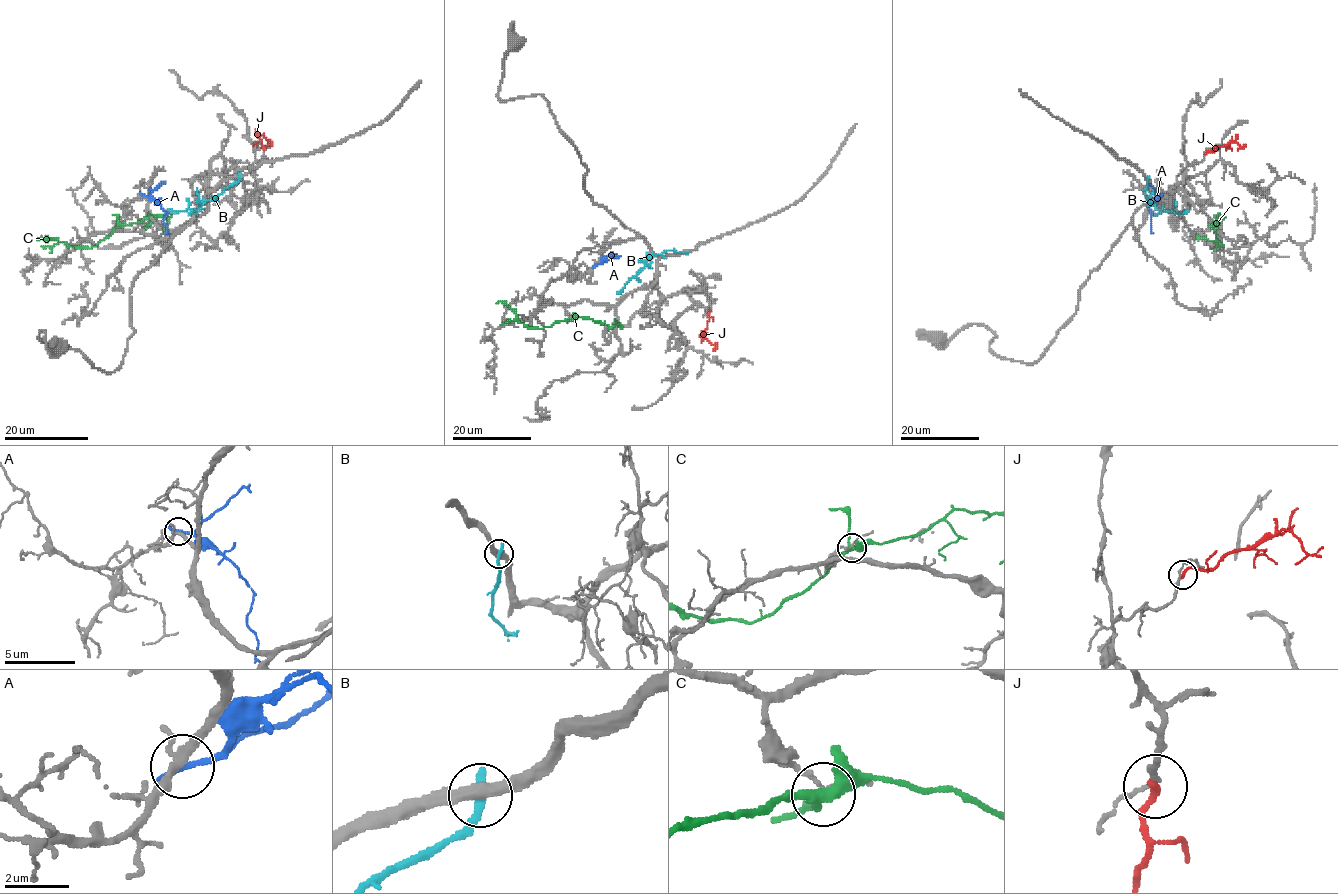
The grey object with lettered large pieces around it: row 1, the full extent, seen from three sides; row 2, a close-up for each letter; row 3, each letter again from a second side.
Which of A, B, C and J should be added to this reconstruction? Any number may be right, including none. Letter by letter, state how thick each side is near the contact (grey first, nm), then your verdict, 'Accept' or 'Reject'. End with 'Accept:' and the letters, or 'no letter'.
A: Thickness 200 nm (grey) against 280 nm. Reject
B: Thickness 360 nm (grey) against 320 nm. Reject
C: Thickness 110 nm (grey) against 320 nm. Reject
J: Thickness 140 nm (grey) against 240 nm. Accept
Accept: J

